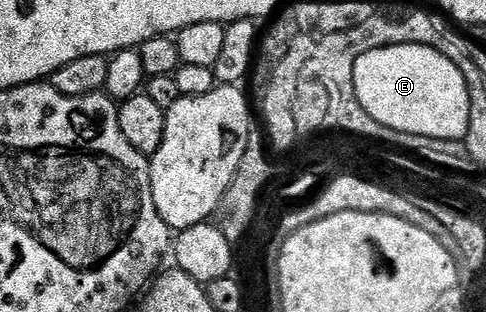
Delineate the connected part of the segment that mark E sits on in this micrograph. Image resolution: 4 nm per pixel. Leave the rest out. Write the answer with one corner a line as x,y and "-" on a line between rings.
419,43
392,45
391,47
373,47
368,53
356,57
354,62
354,92
364,105
368,117
380,121
393,131
412,133
420,137
433,139
465,140
470,124
470,94
464,81
464,73
444,53

